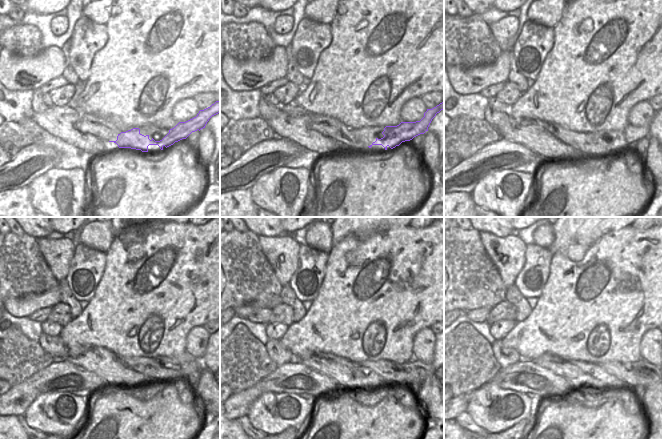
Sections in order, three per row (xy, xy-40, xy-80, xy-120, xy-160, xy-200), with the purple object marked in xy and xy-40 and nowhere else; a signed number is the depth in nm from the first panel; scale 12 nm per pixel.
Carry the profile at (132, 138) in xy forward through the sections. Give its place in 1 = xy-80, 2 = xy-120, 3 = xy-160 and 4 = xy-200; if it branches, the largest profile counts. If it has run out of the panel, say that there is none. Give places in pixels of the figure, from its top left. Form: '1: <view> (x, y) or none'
1: xy-80 (630, 134)
2: xy-120 (174, 362)
3: xy-160 (382, 367)
4: xy-200 (607, 366)

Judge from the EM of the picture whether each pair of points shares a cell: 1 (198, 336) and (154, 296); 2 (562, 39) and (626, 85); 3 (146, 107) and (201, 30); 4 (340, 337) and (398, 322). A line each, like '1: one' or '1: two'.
1: two
2: one
3: one
4: one

